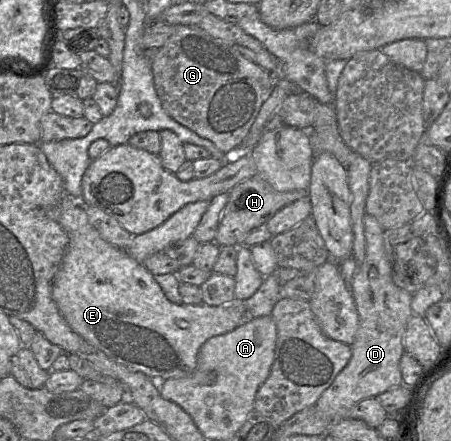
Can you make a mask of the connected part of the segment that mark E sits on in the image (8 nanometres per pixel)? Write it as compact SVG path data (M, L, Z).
M66 195L58 205L48 210L48 216L56 220L69 237L52 287L52 296L60 313L74 332L129 369L159 381L186 377L195 370L198 352L209 338L230 332L250 318L247 317L244 302L234 301L217 306L171 302L144 263L100 236L89 222L80 199Z

